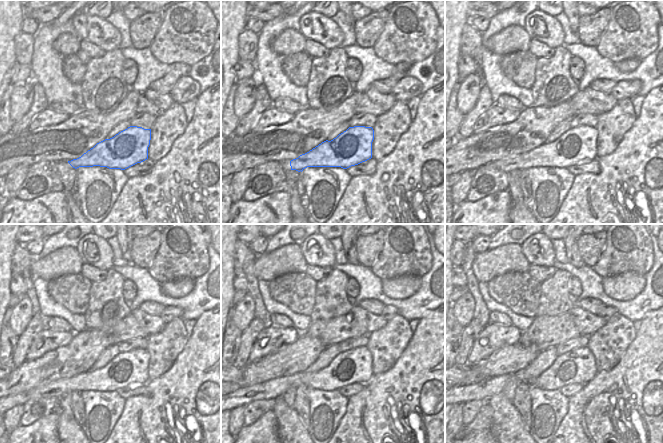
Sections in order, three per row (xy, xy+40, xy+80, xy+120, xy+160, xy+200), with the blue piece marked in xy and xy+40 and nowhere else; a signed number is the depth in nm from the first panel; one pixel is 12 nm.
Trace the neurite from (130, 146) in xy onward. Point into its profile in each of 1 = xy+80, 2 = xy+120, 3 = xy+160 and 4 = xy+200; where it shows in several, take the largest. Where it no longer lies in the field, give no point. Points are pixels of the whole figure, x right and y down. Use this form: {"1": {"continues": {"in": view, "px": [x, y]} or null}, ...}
{"1": {"continues": {"in": "xy+80", "px": [578, 144]}}, "2": {"continues": {"in": "xy+120", "px": [130, 367]}}, "3": {"continues": {"in": "xy+160", "px": [352, 366]}}, "4": {"continues": {"in": "xy+200", "px": [576, 366]}}}

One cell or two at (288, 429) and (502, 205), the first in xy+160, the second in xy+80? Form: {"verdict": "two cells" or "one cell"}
{"verdict": "two cells"}

